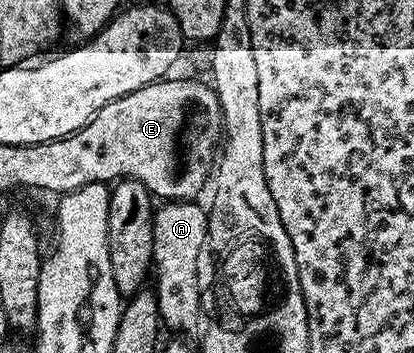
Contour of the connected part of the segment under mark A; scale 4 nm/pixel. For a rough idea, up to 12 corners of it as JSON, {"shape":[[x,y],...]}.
{"shape":[[167,201],[153,215],[153,290],[175,330],[199,323],[207,211]]}

